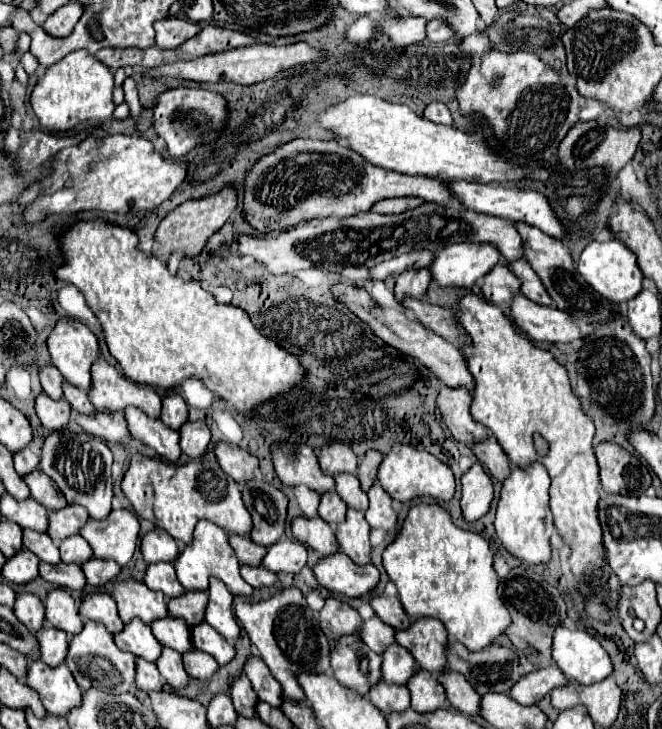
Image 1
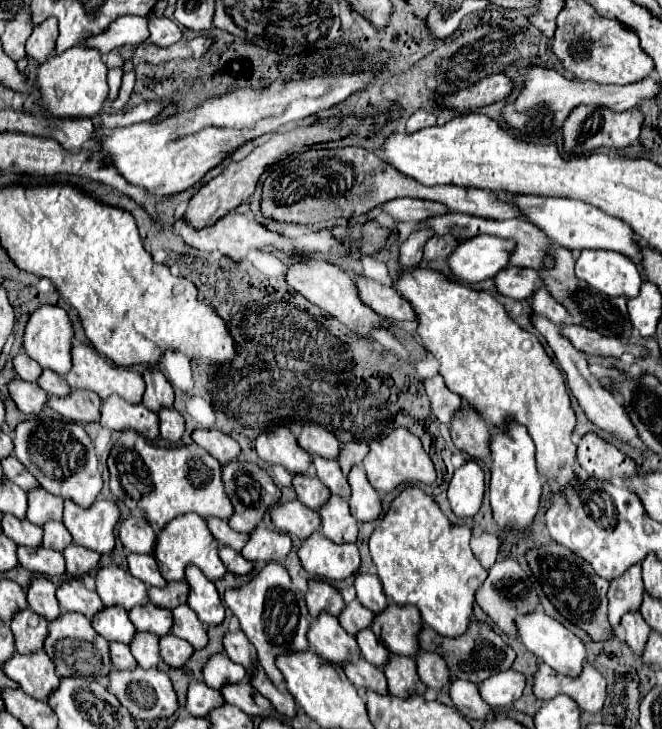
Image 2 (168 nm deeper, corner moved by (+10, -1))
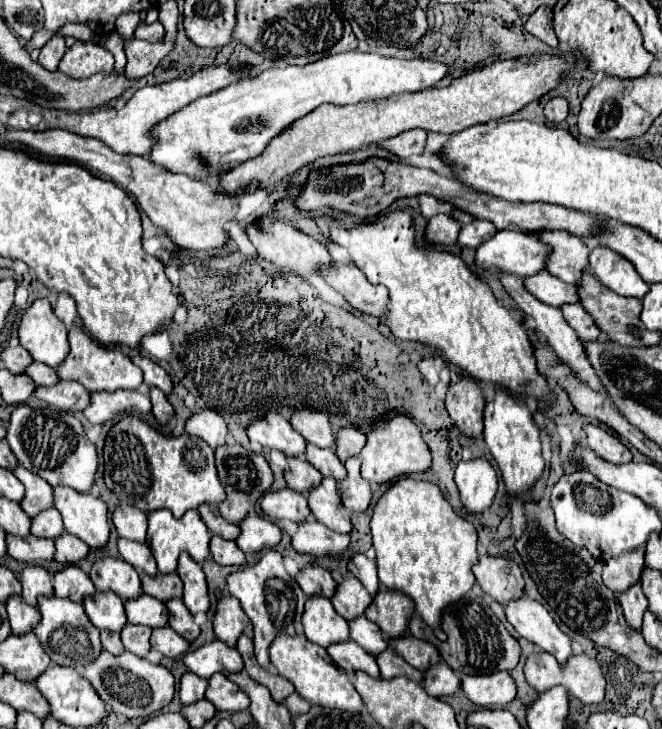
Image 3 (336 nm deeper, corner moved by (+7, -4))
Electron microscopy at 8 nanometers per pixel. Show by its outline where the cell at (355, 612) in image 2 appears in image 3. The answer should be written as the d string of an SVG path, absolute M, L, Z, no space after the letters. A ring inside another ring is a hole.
M354 577L344 579L338 589L336 595L332 597L332 605L334 609L346 619L352 621L360 615L364 615L364 611L368 609L368 605L372 603L372 597L368 595L368 591L364 591L362 583Z

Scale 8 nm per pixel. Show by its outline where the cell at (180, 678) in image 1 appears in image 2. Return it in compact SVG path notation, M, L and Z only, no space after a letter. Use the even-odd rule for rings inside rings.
M135 632L129 648L141 668L153 668L161 660L161 656L157 654L157 636L149 632Z

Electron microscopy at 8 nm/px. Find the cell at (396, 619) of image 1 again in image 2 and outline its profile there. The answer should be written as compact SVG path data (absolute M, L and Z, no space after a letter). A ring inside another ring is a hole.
M355 574L355 590L359 602L375 614L387 606L387 596L375 574Z

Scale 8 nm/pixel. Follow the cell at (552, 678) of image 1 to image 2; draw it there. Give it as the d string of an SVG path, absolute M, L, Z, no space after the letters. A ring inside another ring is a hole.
M505 670L505 672L493 674L485 682L481 682L479 694L489 706L503 708L503 706L511 706L515 700L519 700L523 688L525 688L525 676L517 670Z

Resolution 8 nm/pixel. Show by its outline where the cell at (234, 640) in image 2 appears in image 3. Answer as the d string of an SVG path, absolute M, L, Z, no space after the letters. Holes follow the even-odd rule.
M228 593L224 597L220 597L220 601L218 601L214 633L216 633L216 639L220 639L232 647L236 647L236 641L240 639L240 635L244 635L244 633L252 635L252 623L248 621L240 603L234 597L230 597Z

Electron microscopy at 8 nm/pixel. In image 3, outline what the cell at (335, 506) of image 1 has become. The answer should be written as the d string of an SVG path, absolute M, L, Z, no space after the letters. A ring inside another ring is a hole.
M296 457L296 459L288 459L288 467L284 471L286 483L290 489L296 489L300 493L306 493L310 489L314 489L316 485L320 485L320 479L324 479L320 475L318 469L314 469L306 459Z

